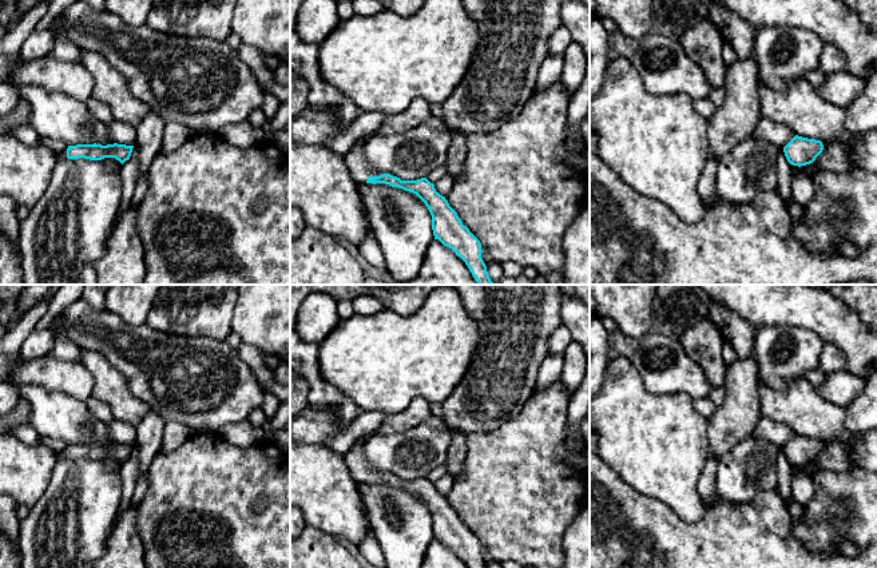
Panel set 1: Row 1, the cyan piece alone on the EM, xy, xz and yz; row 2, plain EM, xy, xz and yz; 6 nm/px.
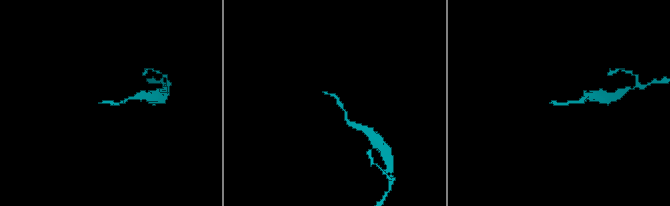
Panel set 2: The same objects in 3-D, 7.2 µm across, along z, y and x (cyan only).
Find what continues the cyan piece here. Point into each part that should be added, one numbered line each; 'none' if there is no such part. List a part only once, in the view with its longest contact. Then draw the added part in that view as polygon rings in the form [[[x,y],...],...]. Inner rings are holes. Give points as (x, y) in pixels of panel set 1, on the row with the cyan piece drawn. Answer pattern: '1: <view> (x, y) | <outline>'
1: xz (361, 170) | [[[354,143],[344,156],[349,171],[357,183],[366,183],[369,176],[382,175],[366,162],[362,147],[364,146]]]

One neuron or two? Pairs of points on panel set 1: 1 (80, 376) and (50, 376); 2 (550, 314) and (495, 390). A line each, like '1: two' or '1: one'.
1: one
2: one

